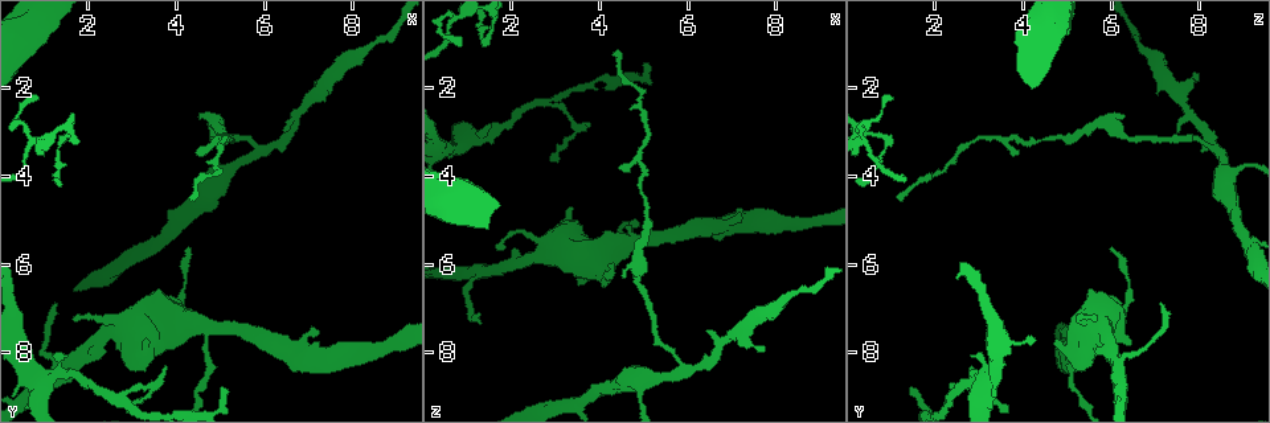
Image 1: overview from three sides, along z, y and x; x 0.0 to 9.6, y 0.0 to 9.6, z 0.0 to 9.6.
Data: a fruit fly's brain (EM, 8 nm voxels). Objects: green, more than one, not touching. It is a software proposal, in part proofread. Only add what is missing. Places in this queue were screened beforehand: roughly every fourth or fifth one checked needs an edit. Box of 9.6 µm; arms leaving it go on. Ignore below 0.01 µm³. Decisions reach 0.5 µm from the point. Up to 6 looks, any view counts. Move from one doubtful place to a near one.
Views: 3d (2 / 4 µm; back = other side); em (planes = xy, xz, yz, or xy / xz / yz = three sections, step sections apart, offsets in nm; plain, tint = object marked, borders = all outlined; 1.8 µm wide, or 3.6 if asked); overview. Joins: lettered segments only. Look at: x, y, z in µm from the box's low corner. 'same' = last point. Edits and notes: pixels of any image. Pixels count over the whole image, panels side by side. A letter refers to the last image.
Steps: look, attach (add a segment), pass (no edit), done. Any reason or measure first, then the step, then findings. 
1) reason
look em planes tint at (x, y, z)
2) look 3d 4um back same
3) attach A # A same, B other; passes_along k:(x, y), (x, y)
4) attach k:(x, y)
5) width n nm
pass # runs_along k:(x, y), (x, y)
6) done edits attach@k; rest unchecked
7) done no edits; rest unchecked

stops while still wide
look em xz step 8 tint at (3.35, 7.70, 4.75)

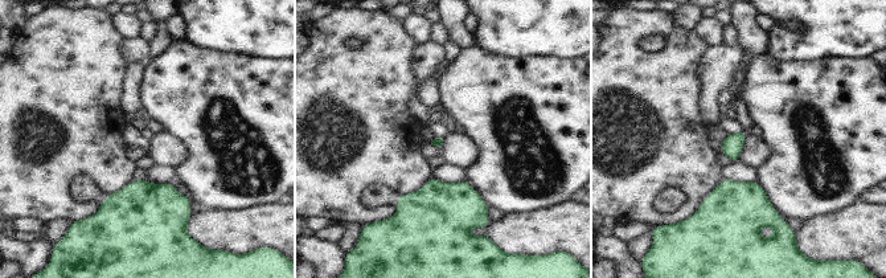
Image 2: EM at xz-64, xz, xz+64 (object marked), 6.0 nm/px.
cut it another way
look em planes borders same

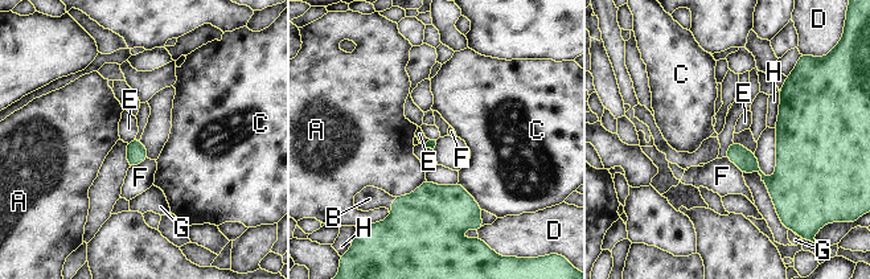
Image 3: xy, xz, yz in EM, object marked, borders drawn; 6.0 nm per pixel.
attach B # A other, B same, C other, D other, E other, F other, G other, H other; it goes on there

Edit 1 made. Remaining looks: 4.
look 3d 2um at (5.00, 8.85, 1.50)

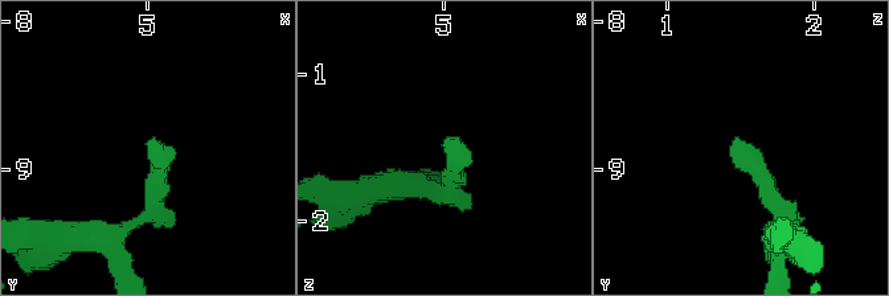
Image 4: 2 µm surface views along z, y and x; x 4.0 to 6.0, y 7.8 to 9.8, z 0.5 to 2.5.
look em xz step 4 tint at (5.04, 8.80, 1.46)

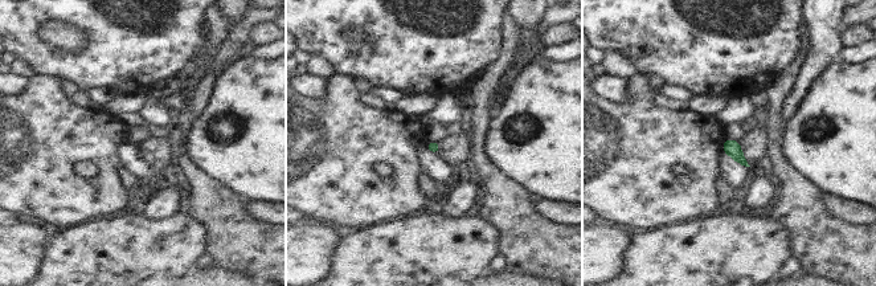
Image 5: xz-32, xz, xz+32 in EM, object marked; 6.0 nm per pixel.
another direction
look em planes borders same

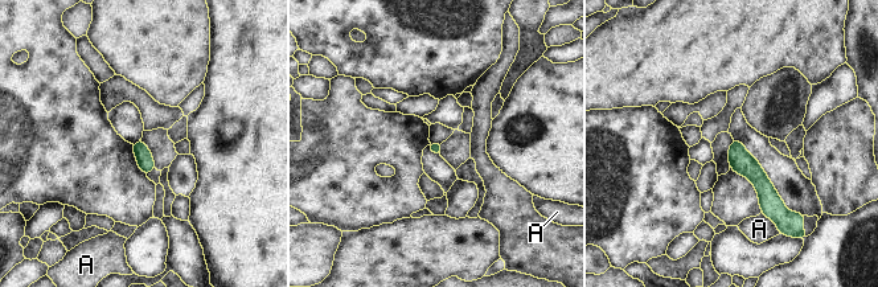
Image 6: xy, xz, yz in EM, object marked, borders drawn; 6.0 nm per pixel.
pass # A other; border 6:(762, 212), (776, 225); none of them fits

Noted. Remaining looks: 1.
done edits attach@3; rest unchecked

